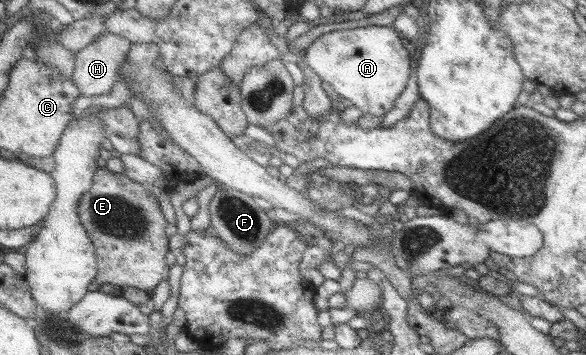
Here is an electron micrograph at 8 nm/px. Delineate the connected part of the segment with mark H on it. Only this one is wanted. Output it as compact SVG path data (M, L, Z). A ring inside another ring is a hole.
M104 32L103 36L99 36L89 46L76 52L71 81L77 86L79 96L91 97L109 94L113 86L119 81L119 68L127 60L131 46L132 44L127 38Z

